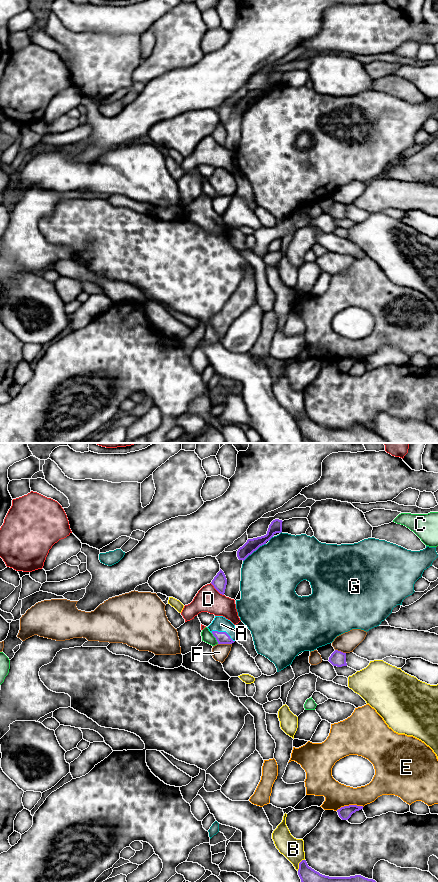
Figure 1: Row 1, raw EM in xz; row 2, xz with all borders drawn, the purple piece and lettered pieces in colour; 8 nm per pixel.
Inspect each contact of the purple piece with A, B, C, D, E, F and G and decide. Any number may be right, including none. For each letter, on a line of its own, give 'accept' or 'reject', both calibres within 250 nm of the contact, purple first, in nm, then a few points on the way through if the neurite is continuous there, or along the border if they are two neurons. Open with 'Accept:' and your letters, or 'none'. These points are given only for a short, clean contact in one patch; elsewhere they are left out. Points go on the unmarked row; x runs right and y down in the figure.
Accept: A
A: accept | 100/120 nm | across xz (222, 189), (223, 184), (221, 176)
B: reject | 170/180 nm
C: reject | 100/90 nm
D: reject | 120/200 nm
E: reject | 100/200 nm
F: reject | 100/140 nm
G: reject | 100/460 nm

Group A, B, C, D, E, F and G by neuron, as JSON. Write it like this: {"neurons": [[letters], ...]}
{"neurons": [["A"], ["B"], ["C"], ["D"], ["E"], ["F"], ["G"]]}

